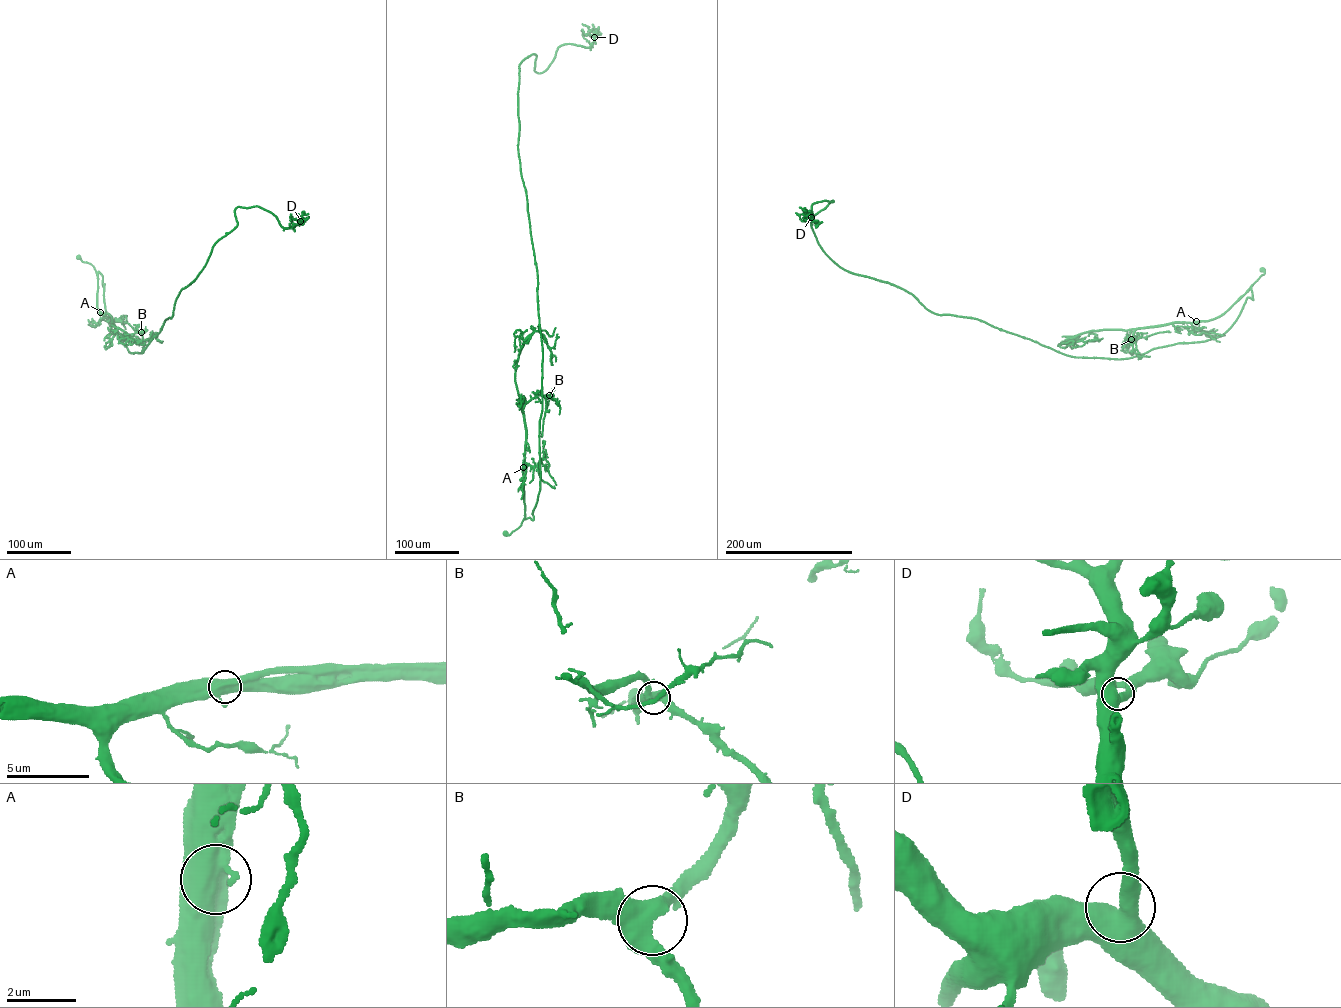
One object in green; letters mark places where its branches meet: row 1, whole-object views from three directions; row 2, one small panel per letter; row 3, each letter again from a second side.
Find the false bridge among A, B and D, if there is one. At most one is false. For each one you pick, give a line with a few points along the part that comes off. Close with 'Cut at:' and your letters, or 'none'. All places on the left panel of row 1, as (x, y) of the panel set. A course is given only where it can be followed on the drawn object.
Cut at: none

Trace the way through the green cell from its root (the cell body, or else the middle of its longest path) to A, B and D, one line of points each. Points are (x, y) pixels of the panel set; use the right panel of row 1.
A: (1262, 269), (1263, 274), (1225, 312), (1209, 320), (1196, 321)
B: (1262, 269), (1263, 274), (1218, 316), (1207, 321), (1137, 328), (1127, 341), (1131, 339)
D: (1262, 269), (1220, 335), (1078, 357), (845, 270), (810, 222), (833, 200), (814, 202), (819, 224), (811, 217)

